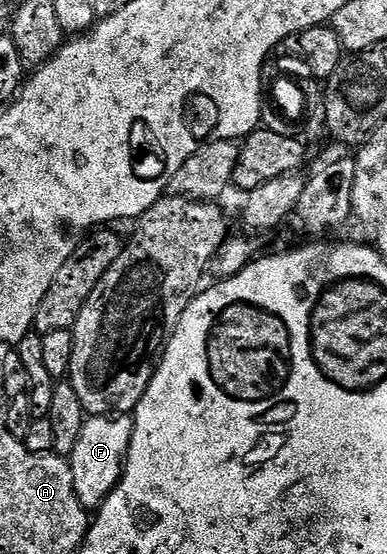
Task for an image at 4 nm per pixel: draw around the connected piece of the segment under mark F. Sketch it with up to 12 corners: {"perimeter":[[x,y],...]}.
{"perimeter":[[130,415],[87,416],[68,458],[87,511],[126,468]]}

